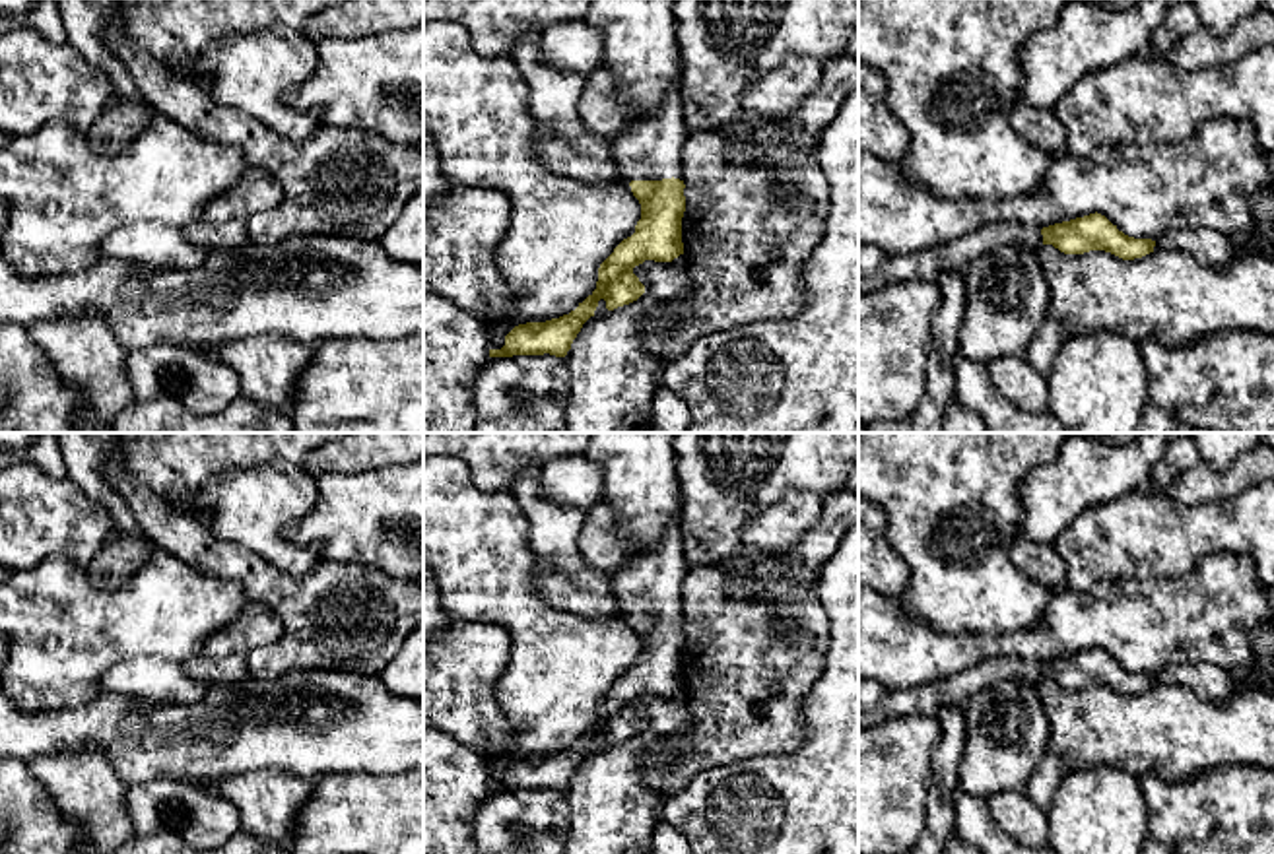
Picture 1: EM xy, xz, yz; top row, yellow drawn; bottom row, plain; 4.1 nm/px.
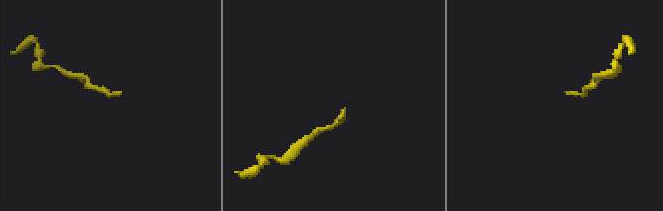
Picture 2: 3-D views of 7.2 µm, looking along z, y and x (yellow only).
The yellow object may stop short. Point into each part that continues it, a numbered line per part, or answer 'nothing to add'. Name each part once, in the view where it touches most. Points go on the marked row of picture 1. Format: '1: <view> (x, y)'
1: xz (651, 148)

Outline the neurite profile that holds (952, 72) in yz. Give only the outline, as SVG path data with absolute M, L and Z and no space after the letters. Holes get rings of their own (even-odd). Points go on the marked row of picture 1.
M858 0L858 60L874 66L886 78L886 101L893 116L909 134L909 153L897 161L901 177L924 186L940 198L1014 198L1039 190L1053 155L1022 140L1010 122L1012 109L1018 103L1022 87L1020 50L1023 43L1039 31L1049 31L1058 23L1068 0Z

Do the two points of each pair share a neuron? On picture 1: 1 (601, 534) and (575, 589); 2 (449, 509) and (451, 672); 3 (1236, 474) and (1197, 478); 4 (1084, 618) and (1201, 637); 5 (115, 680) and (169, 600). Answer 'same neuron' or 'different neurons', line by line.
1: different neurons
2: different neurons
3: same neuron
4: same neuron
5: different neurons

